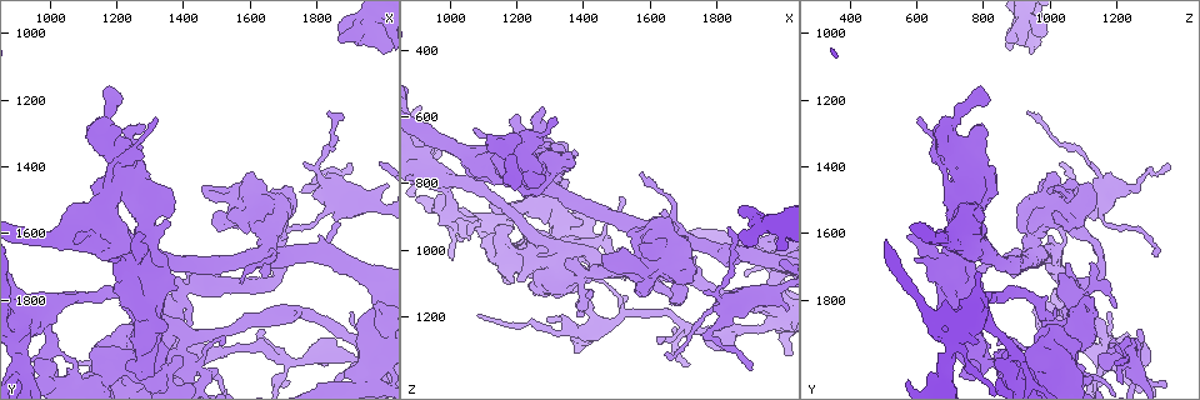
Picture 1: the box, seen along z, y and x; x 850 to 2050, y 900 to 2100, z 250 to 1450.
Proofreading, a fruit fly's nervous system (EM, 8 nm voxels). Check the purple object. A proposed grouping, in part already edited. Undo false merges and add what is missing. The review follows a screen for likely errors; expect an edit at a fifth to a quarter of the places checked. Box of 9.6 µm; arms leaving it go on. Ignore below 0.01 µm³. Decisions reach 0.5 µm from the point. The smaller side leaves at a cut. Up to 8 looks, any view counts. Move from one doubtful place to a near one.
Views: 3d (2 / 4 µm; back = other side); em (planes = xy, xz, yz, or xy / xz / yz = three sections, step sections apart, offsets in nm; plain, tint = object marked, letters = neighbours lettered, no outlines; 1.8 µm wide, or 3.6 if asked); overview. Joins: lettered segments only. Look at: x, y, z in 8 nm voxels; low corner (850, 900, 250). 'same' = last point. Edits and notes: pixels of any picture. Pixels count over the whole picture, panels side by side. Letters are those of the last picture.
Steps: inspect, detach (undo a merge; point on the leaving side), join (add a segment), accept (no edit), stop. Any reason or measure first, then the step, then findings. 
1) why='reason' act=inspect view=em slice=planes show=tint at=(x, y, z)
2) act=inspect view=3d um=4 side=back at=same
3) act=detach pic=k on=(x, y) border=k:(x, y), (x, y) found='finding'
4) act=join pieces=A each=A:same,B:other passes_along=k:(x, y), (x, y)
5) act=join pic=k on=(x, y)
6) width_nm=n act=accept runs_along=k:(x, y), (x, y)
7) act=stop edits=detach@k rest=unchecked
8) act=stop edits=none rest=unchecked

why='sudden change in width' act=inspect view=3d um=2 at=(1250, 1340, 650)

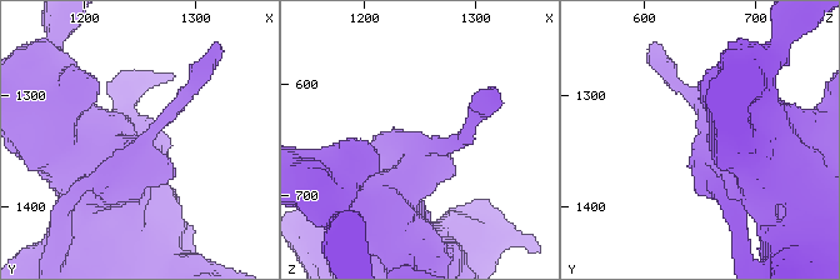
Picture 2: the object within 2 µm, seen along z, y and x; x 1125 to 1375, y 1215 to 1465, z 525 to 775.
why='shape alone is not enough' act=inspect view=em slice=planes show=letters at=(1254, 1342, 656)

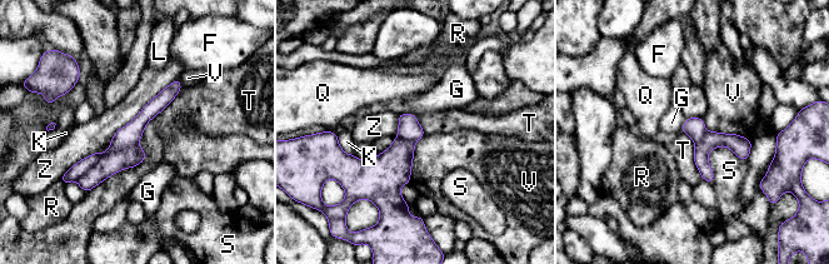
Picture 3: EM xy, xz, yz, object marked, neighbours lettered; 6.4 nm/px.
act=detach pic=3 on=(115, 160) each=F:other,G:other,K:other,L:other,Q:other,R:other,S:other,T:other,V:other,Z:other border=3:(135, 143), (109, 150), (76, 180) found='two neurons meet here'

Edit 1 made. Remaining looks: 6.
why='four or more arms meet' act=inspect view=3d um=2 at=(1660, 1640, 940)

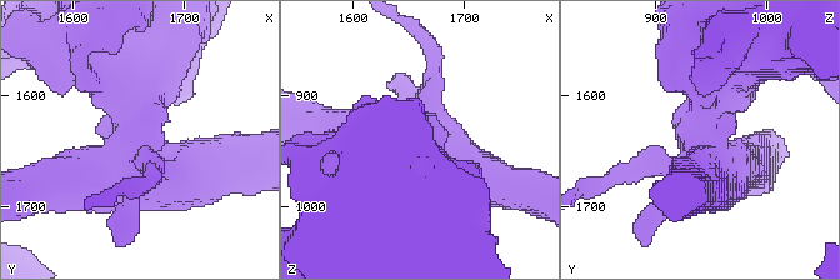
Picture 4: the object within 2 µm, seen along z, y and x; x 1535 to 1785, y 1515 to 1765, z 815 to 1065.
why='shape alone is not enough' act=inspect view=em slice=planes show=plain at=(1658, 1648, 948)

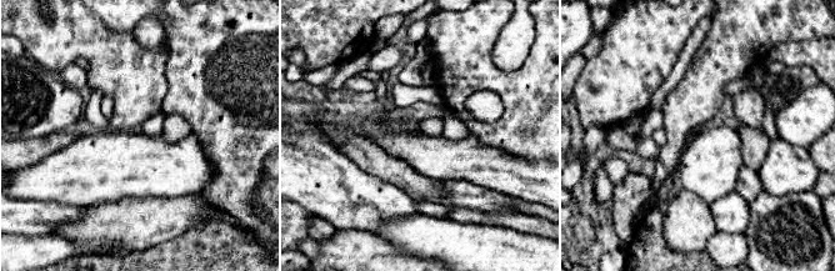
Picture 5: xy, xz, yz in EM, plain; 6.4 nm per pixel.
why='see the neighbours' act=inspect view=em slice=planes show=letters at=same

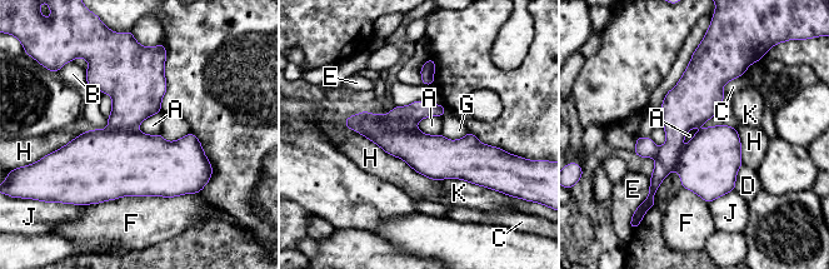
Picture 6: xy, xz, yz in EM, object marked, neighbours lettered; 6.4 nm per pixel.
act=detach pic=6 on=(418, 110) each=A:other,B:other,C:other,D:other,E:other,F:other,G:other,H:other,J:other,K:other part_leaving=6:(738, 70), (677, 120), (652, 192) found='a second neuron is stuck on'

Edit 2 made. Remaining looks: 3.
why='thin end' act=inspect view=em slice=planes show=letters at=(1840, 1240, 930)

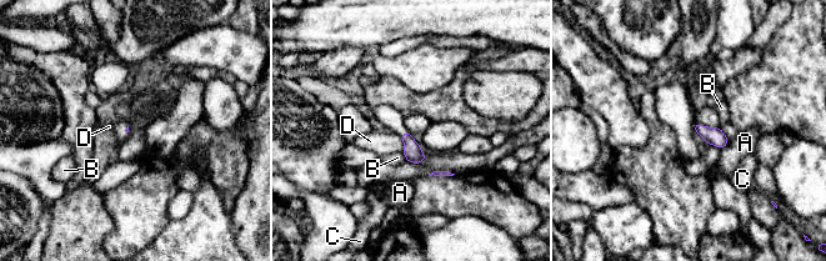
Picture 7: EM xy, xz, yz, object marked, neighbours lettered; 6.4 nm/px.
act=accept each=A:other,B:other,C:other,D:other border=7:(696, 121), (706, 126), (719, 128) found='no lettered segment goes on from it'

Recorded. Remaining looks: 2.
act=stop edits=detach@3,detach@6 rest=unchecked

